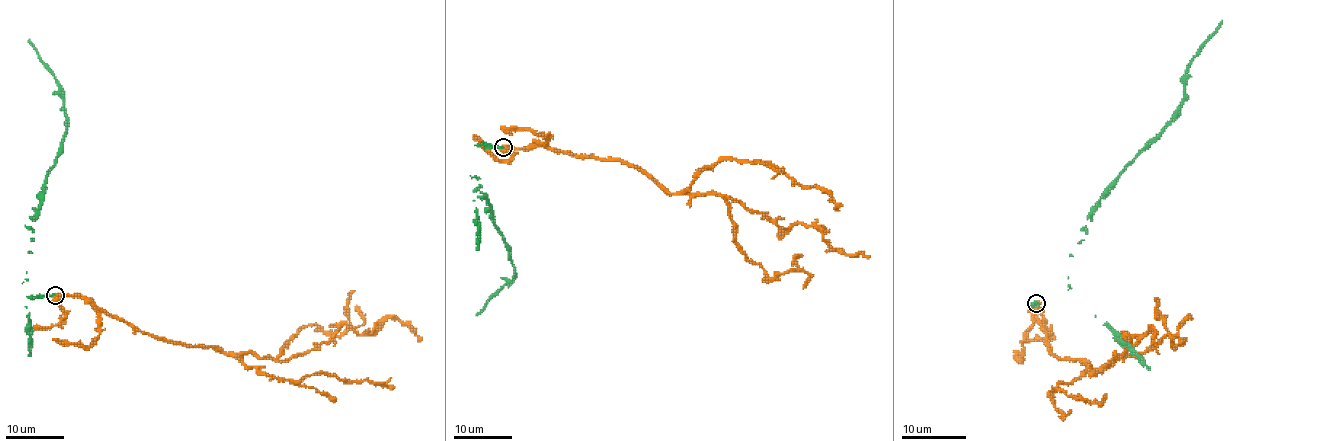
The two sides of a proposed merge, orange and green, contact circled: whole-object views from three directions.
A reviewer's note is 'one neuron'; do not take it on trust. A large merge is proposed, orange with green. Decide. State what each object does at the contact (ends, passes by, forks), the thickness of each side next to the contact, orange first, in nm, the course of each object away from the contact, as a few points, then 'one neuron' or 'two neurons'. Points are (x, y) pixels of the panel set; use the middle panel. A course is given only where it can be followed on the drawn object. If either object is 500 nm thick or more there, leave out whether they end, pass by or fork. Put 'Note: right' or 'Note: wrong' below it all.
orange passes by; green ends there; 460 nm thick on the orange side, 360 nm on the other; orange runs (503, 146), (544, 145), (640, 167), (671, 193), (730, 196), (780, 228), (815, 226), (836, 251), (868, 258); green runs (503, 148), (484, 149), (476, 178), (495, 228), (502, 235), (514, 279), (477, 315); one neuron
Note: right

